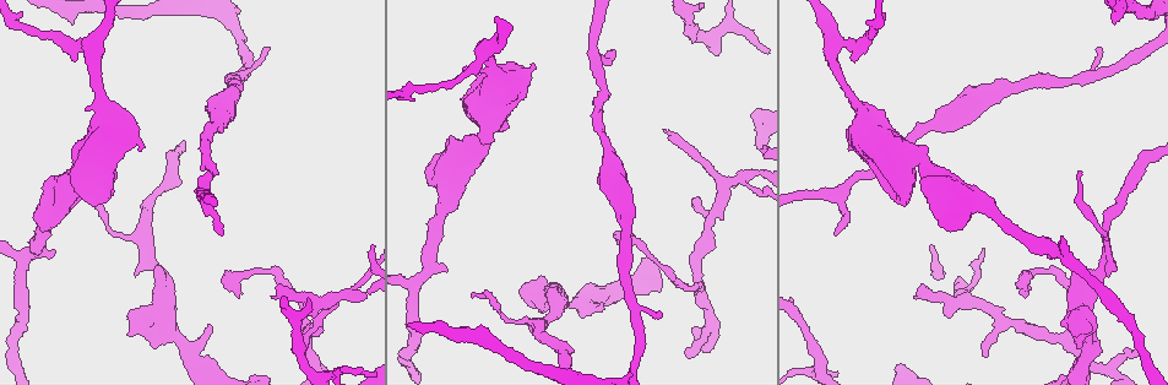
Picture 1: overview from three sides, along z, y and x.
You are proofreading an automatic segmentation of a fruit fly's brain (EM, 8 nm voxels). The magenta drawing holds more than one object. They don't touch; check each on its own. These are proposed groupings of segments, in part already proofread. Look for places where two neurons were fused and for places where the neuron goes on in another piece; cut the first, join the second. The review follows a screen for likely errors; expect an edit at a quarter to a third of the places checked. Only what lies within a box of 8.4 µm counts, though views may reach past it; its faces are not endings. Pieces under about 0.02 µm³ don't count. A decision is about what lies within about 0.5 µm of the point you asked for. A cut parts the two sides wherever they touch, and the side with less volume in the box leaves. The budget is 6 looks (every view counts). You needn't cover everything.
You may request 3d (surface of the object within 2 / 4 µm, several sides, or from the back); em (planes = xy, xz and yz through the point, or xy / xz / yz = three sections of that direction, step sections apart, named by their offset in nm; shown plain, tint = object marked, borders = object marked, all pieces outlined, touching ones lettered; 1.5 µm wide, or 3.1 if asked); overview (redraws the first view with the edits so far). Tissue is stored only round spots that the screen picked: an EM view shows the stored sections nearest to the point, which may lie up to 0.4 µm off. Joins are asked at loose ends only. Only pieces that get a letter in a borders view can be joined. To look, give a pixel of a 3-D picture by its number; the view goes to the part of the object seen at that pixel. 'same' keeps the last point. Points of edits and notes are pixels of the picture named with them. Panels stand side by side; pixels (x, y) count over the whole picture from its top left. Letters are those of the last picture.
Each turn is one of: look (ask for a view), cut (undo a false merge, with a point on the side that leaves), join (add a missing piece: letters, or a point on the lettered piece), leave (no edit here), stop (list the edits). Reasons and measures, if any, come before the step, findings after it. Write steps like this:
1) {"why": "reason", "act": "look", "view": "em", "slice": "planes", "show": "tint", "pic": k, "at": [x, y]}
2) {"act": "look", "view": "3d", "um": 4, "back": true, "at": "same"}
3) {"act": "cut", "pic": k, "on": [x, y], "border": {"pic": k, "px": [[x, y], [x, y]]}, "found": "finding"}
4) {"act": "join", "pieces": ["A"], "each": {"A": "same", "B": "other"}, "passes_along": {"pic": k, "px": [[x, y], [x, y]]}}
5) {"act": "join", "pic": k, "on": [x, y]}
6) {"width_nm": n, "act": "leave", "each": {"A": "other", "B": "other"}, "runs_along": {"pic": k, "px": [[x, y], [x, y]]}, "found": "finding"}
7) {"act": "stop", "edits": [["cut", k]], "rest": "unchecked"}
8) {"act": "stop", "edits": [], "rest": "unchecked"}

{"act": "look", "view": "em", "slice": "xy", "step": 8, "show": "tint", "pic": 1, "at": [580, 302]}

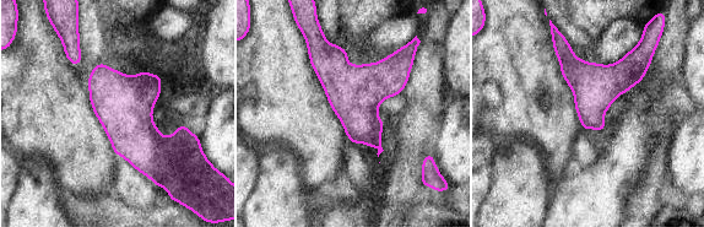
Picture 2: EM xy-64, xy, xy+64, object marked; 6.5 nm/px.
{"act": "look", "view": "em", "slice": "planes", "show": "borders", "at": "same"}

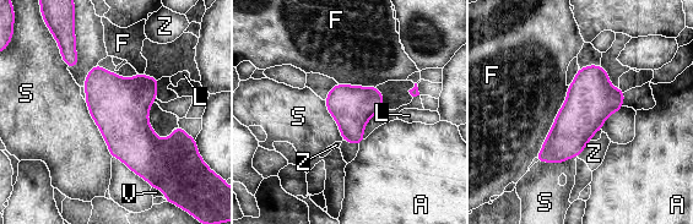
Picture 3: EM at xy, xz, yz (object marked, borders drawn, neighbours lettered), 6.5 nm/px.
{"longest_contact_nm": ["F", 500], "act": "leave", "each": {"A": "other", "F": "other", "L": "other", "S": "other", "V": "other", "Z": "other"}, "found": "all the same neuron"}

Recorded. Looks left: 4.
{"why": "tapers out", "act": "look", "view": "3d", "um": 4, "pic": 1, "at": [267, 47]}

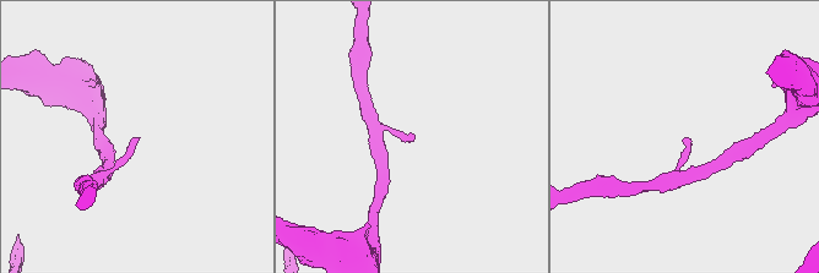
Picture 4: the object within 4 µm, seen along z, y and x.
{"why": "need the tissue", "act": "look", "view": "em", "slice": "xy", "step": 4, "show": "tint", "pic": 4, "at": [412, 137]}

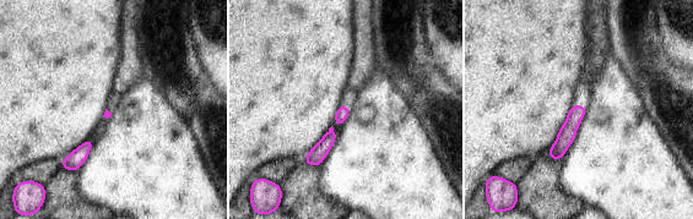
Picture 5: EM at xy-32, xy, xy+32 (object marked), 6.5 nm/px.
{"why": "cut it another way", "act": "look", "view": "em", "slice": "planes", "show": "borders", "at": "same"}

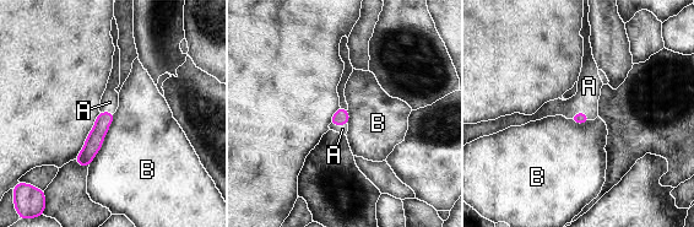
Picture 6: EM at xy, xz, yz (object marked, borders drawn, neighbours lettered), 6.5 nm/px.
{"longest_contact_nm": ["B", 400], "act": "join", "pieces": ["A"], "each": {"A": "same", "B": "other"}, "passes_along": {"pic": 6, "px": [[579, 117], [581, 112], [589, 86]]}, "found": "it goes on there"}

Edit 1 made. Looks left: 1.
{"act": "look", "view": "em", "slice": "planes", "show": "borders", "pic": 1, "at": [1025, 296]}

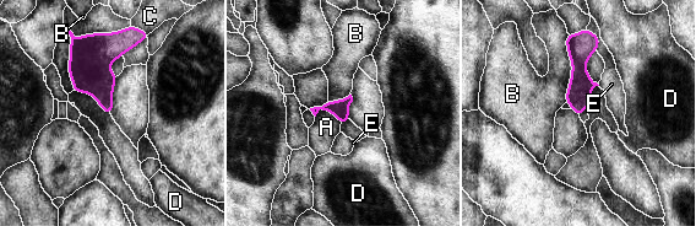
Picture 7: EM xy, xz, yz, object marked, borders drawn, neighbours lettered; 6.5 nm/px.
{"act": "leave", "each": {"A": "other", "B": "other", "C": "other", "D": "other", "E": "other"}, "runs_along": {"pic": 7, "px": [[585, 36], [578, 53], [578, 111]]}, "found": "no lettered piece goes on from it"}

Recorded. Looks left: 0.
{"act": "stop", "edits": [["join", 6]], "rest": "unchecked"}

